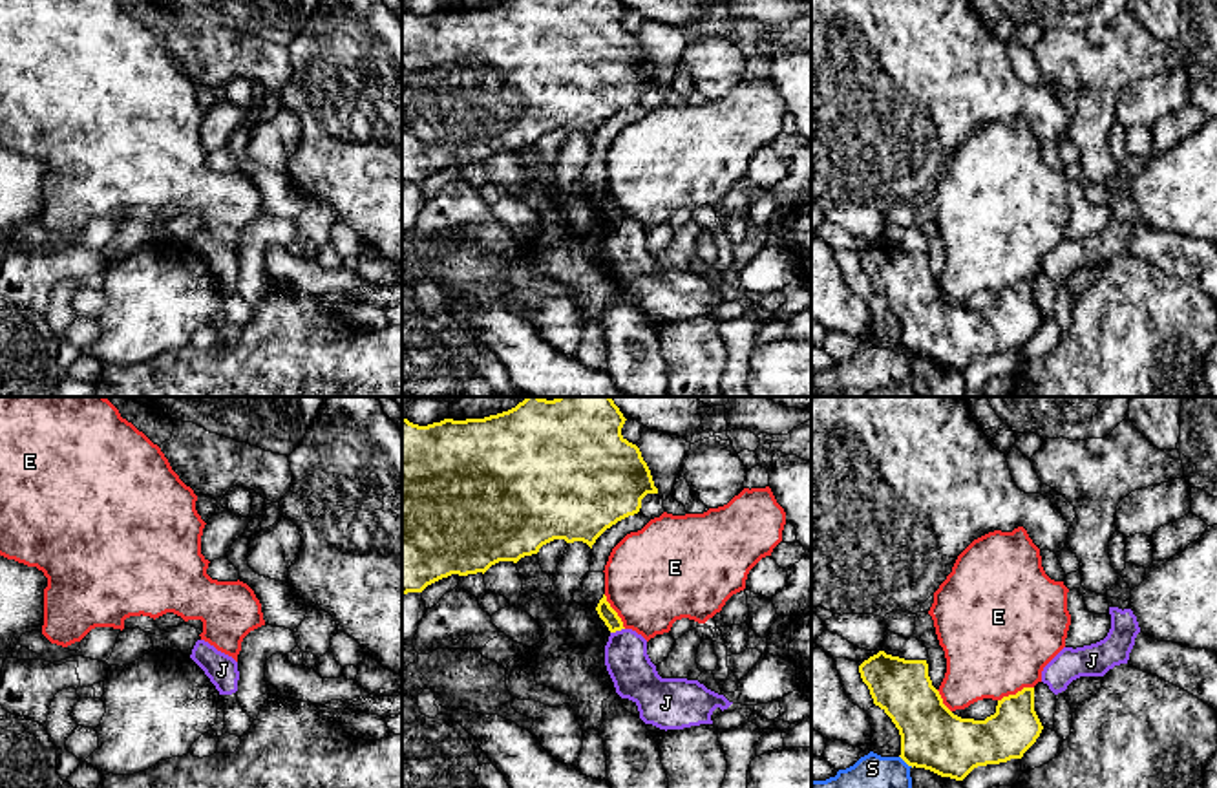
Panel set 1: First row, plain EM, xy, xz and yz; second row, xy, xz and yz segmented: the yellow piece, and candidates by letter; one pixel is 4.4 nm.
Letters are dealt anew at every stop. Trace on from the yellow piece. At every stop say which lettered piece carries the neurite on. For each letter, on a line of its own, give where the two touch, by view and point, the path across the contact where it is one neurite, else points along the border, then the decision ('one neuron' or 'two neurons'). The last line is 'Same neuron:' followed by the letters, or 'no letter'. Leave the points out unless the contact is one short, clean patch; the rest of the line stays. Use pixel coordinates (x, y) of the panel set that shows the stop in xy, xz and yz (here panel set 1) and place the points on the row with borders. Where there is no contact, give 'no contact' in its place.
E: yz (1016, 693) | two neurons
J: xz (616, 629) | along xz (624, 628), (611, 633) | two neurons
S: yz (907, 763) | two neurons
Same neuron: no letter

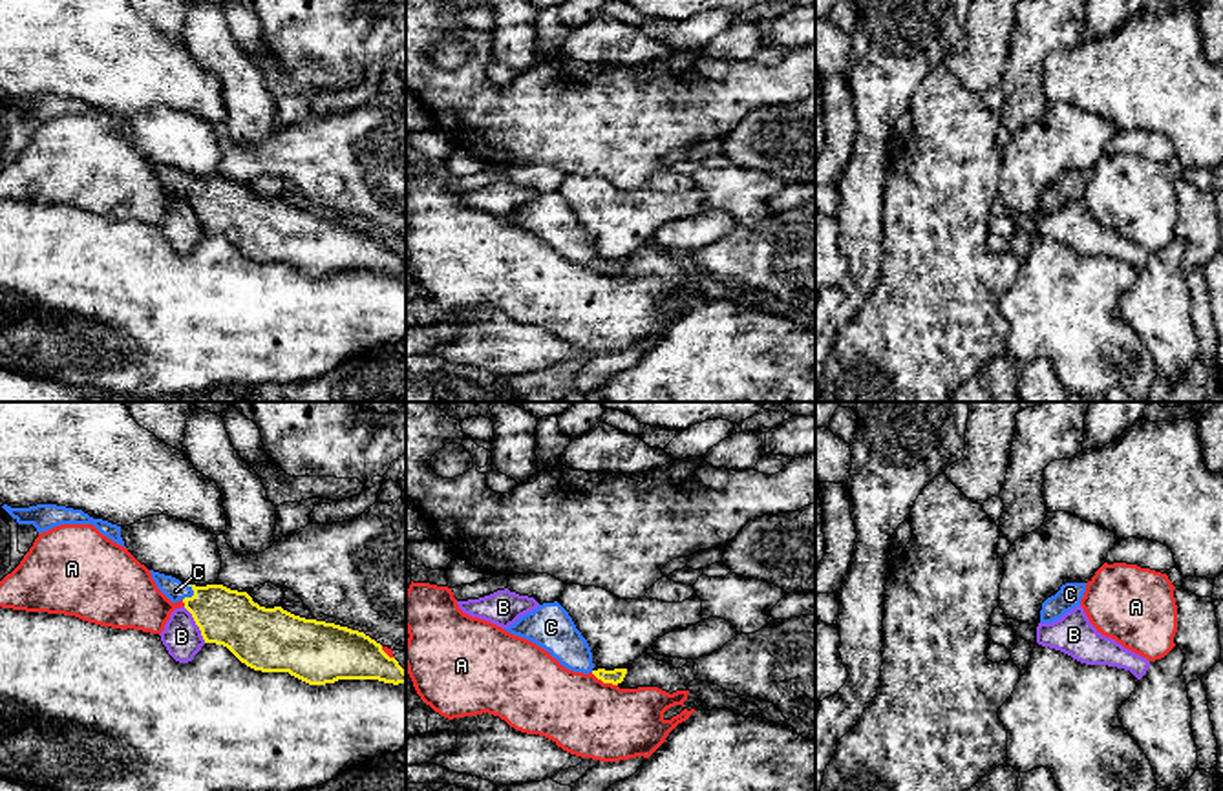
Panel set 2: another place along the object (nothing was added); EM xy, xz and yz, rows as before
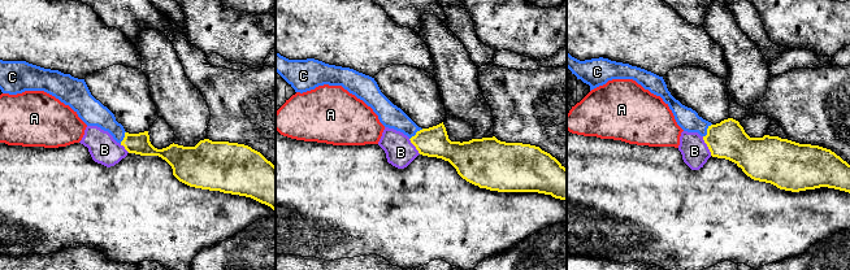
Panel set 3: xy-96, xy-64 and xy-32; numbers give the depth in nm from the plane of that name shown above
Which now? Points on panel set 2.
A: xz (604, 682) | two neurons
B: xy (196, 623) | along xy (183, 607), (205, 642) | two neurons
C: xy (194, 594) | across xy (229, 618), (194, 594), (176, 590) | one neuron
Same neuron: C

